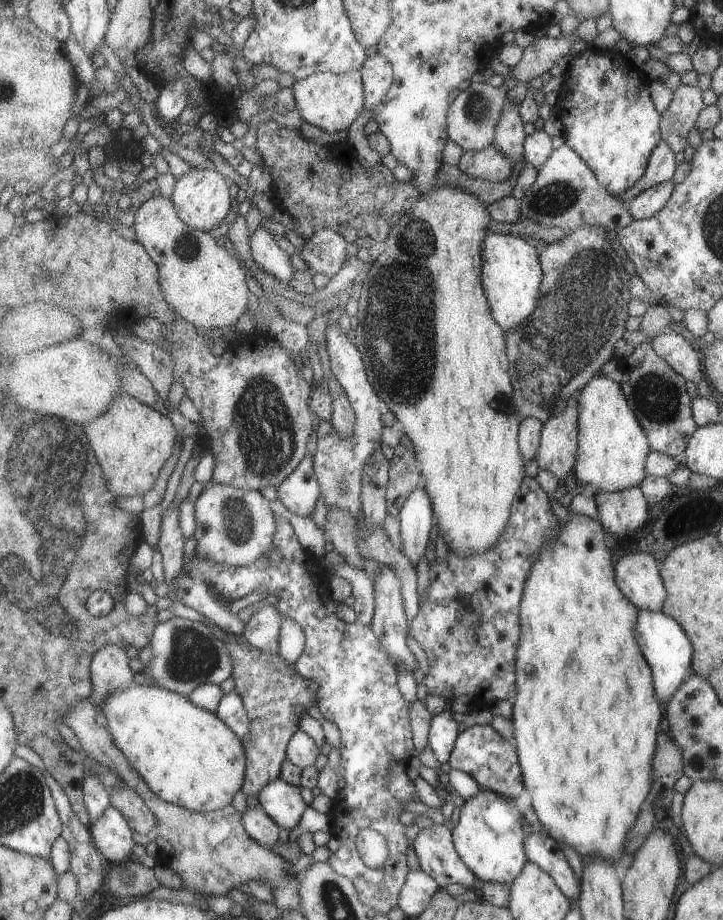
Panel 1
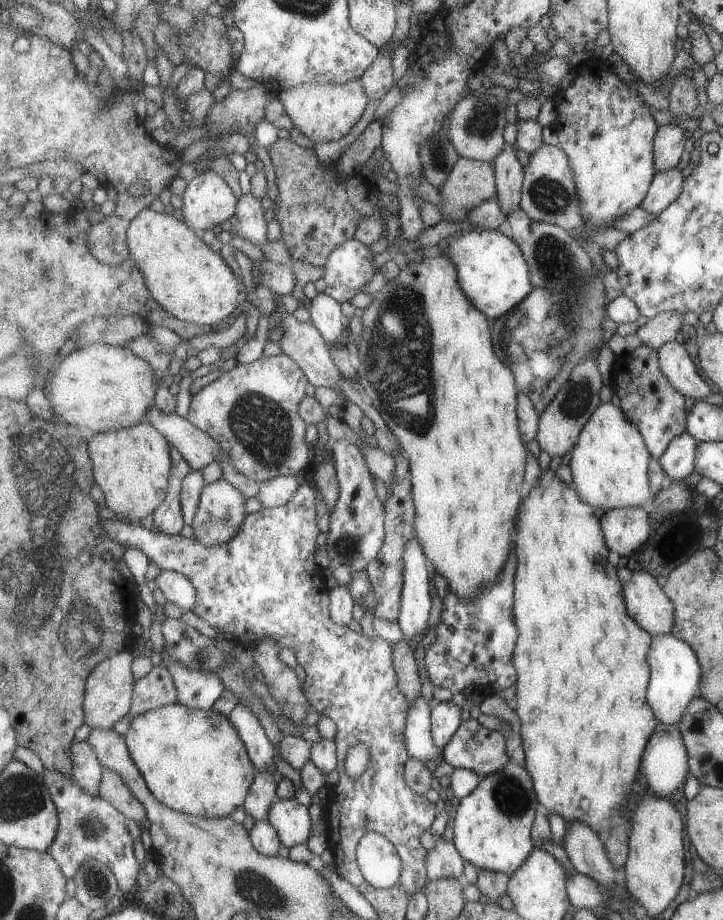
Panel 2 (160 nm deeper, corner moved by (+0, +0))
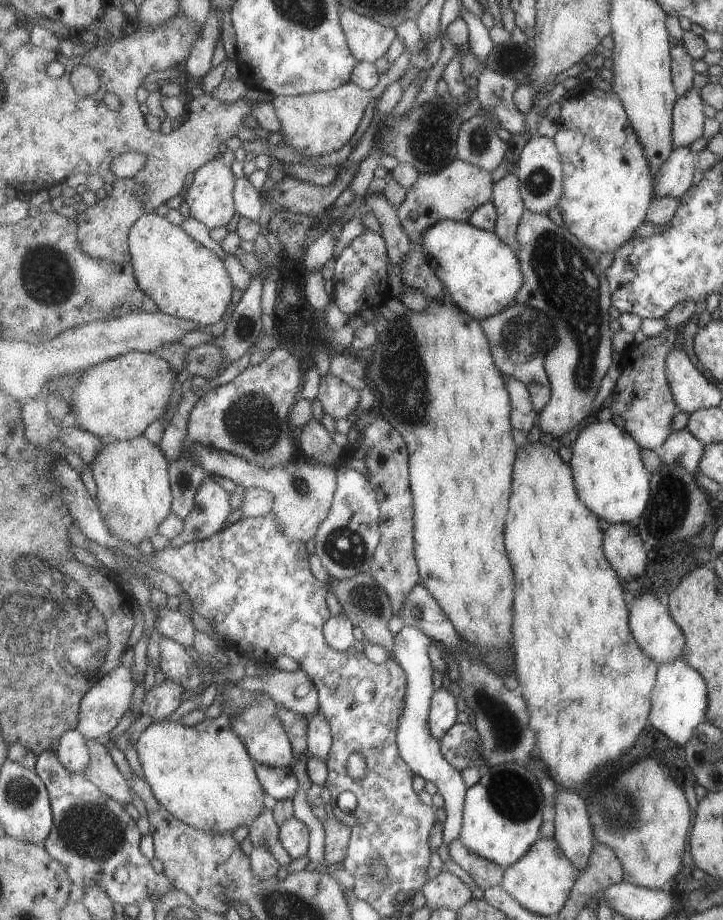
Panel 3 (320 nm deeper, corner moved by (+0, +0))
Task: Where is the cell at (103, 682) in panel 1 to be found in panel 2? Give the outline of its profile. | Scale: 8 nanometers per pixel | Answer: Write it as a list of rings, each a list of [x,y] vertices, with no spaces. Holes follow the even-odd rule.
[[[123,651],[101,662],[89,678],[85,697],[85,722],[91,729],[112,729],[131,710],[134,691],[133,655]]]

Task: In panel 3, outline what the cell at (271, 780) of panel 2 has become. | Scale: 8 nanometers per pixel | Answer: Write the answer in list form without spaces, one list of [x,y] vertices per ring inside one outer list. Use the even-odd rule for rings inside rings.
[[[265,808],[249,827],[249,837],[255,848],[265,847],[286,868],[291,859],[289,851],[280,839],[280,824],[276,821],[274,809]]]

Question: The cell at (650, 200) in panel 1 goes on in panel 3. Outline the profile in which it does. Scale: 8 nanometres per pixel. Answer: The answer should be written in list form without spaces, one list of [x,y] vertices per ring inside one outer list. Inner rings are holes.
[[[687,145],[676,148],[667,162],[661,167],[660,176],[655,178],[656,196],[682,198],[682,196],[693,186],[693,174],[697,170],[698,146]]]

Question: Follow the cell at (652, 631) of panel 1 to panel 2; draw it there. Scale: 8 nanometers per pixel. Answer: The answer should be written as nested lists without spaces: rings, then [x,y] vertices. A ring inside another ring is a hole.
[[[674,634],[653,635],[648,661],[652,670],[649,706],[653,706],[653,712],[661,722],[678,725],[691,701],[701,695],[700,658],[687,641],[677,638]]]

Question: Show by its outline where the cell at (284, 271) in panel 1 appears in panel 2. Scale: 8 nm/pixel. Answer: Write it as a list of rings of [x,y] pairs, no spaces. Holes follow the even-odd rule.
[[[251,192],[243,193],[238,201],[236,216],[240,220],[238,232],[243,240],[253,242],[255,246],[263,248],[267,242],[267,218],[265,218],[266,211],[261,206],[261,200],[251,194]]]

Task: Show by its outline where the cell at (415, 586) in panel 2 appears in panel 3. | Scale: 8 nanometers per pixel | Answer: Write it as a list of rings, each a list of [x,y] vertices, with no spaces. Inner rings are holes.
[[[405,625],[394,640],[394,656],[404,666],[408,676],[408,689],[406,692],[406,707],[400,718],[397,729],[398,745],[401,756],[409,766],[416,771],[417,775],[430,780],[443,796],[447,816],[443,822],[441,844],[450,844],[460,837],[464,821],[464,806],[468,784],[462,771],[454,767],[442,753],[442,746],[432,733],[429,724],[431,714],[432,698],[435,694],[433,688],[434,666],[430,657],[430,646],[434,640],[420,631],[419,628]]]

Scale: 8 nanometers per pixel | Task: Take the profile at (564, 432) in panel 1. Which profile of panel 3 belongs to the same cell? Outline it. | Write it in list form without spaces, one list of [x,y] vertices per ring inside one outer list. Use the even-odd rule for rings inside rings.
[[[526,209],[518,226],[518,239],[521,243],[518,254],[524,284],[515,302],[537,308],[557,320],[558,343],[546,354],[545,359],[545,370],[548,370],[552,382],[552,397],[540,412],[538,420],[542,431],[551,432],[558,438],[589,416],[589,408],[613,362],[613,337],[617,335],[617,326],[609,314],[612,306],[610,282],[606,268],[599,261],[599,254],[577,238],[567,225],[553,222],[547,213]]]

